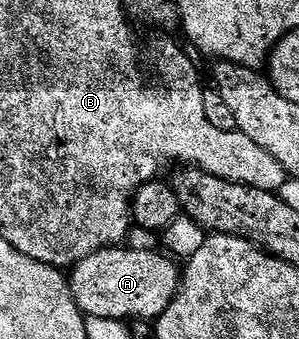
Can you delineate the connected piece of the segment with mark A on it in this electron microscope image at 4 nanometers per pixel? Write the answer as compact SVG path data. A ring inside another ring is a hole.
M128 245L105 247L69 268L70 289L87 317L123 321L157 321L180 290L180 267L157 250L137 251Z

